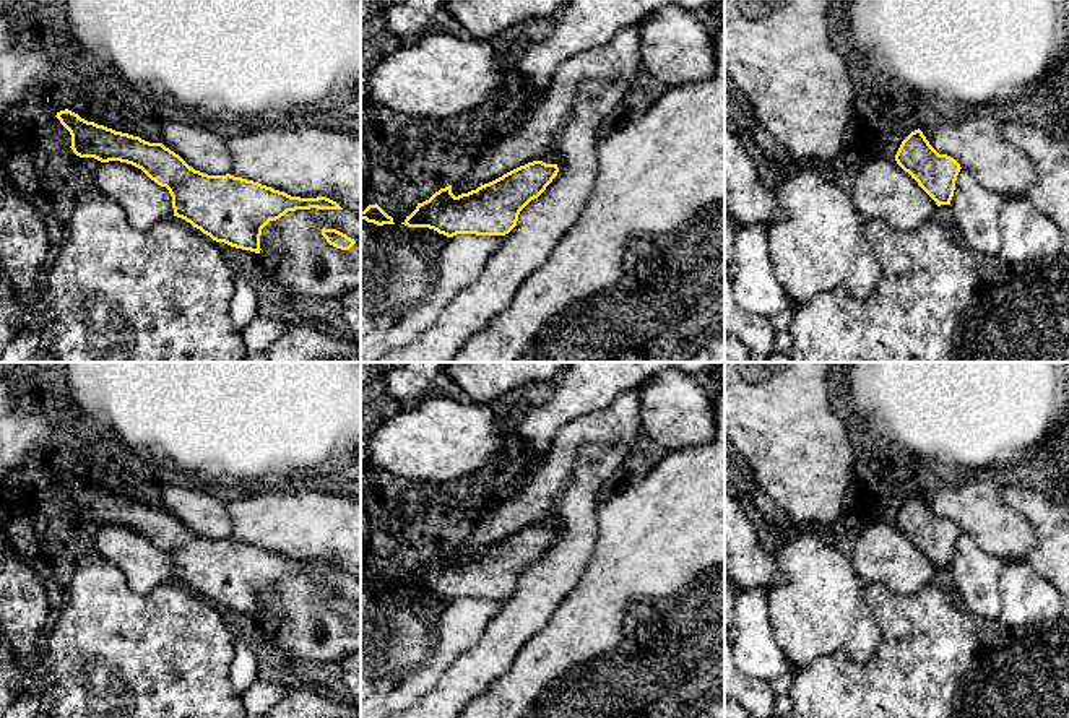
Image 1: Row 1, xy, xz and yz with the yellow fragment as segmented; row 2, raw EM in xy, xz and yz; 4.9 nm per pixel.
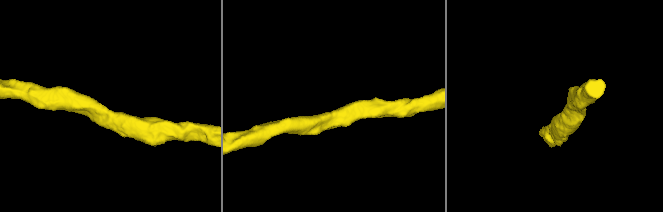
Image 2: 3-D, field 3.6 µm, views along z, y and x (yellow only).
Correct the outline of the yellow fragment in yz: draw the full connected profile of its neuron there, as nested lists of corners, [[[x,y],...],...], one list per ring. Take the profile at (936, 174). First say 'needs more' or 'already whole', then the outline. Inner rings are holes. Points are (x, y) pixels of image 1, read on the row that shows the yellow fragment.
already whole | [[[920,128],[902,141],[895,161],[937,206],[950,205],[962,167],[954,158],[939,154]]]

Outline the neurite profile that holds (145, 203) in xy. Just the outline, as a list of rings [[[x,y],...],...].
[[[102,162],[94,172],[101,195],[117,201],[135,229],[148,231],[174,216],[172,197],[141,169],[120,162]]]

